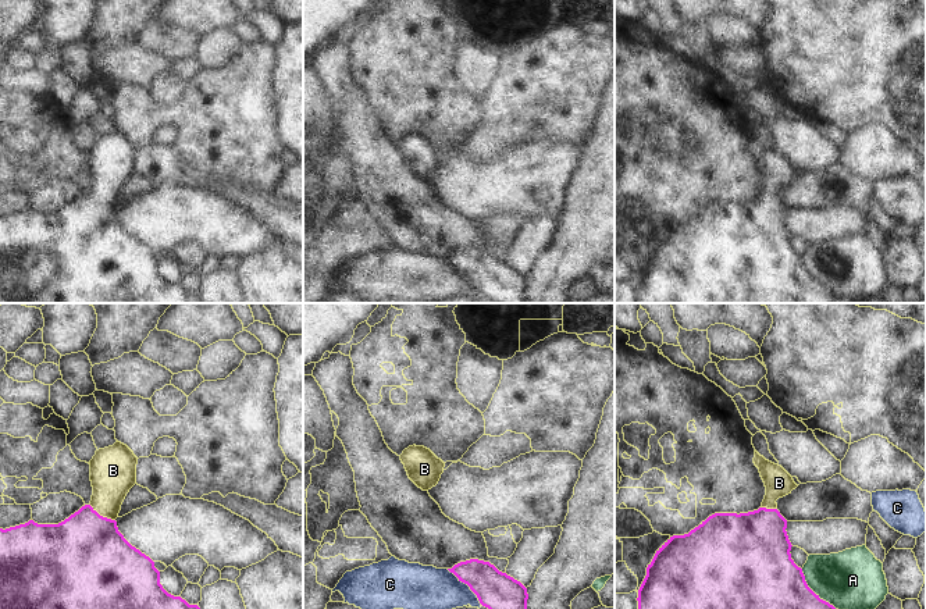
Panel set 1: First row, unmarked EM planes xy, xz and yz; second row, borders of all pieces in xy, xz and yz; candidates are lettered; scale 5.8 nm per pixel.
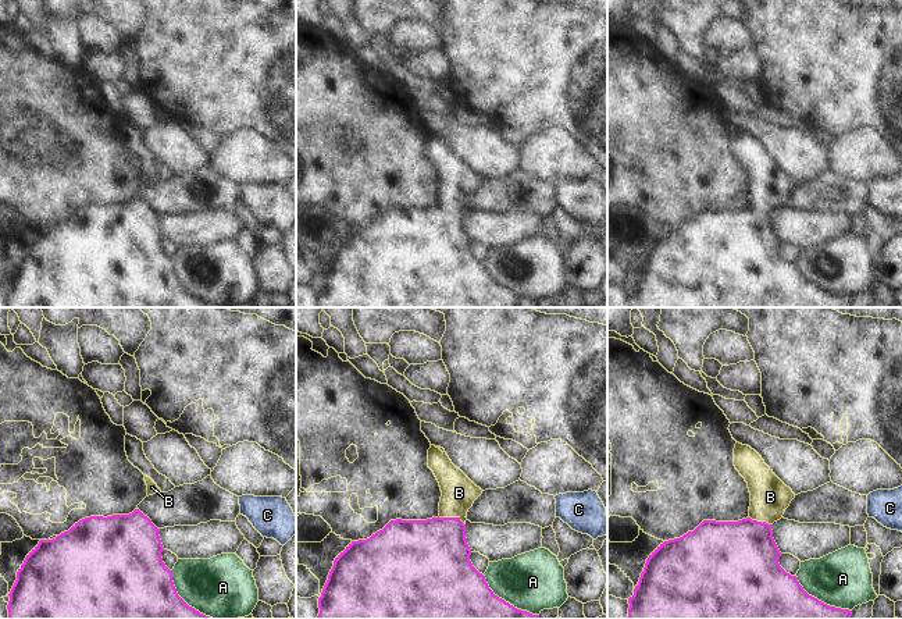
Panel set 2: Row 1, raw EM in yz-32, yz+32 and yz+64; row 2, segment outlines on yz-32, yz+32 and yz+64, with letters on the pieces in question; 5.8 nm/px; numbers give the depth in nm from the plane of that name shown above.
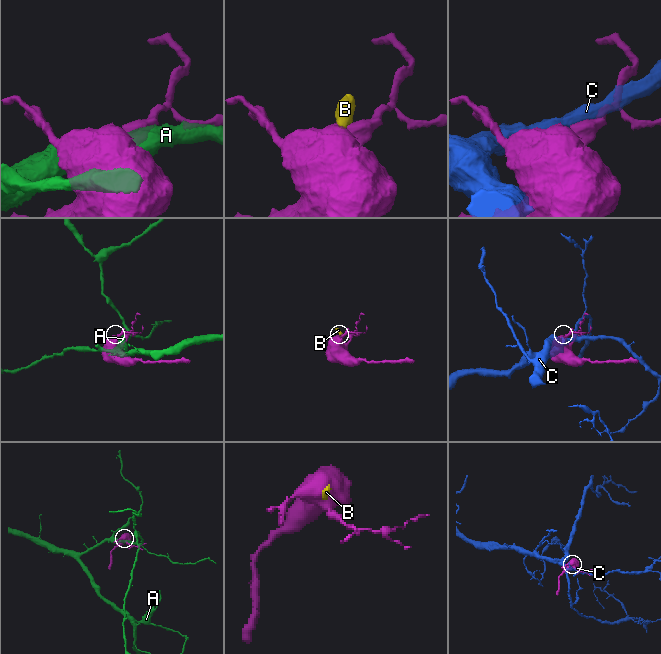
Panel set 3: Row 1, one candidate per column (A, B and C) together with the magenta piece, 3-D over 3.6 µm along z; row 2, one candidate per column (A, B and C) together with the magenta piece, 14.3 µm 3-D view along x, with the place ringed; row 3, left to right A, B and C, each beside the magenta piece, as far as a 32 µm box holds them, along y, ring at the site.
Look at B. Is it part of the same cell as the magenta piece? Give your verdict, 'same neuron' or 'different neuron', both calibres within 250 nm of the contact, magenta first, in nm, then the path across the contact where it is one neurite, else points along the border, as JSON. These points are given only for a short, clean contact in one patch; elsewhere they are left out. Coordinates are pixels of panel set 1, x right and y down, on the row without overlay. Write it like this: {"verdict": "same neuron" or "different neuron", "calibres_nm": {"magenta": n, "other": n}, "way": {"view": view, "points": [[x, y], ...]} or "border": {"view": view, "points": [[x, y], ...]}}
{"verdict": "same neuron", "calibres_nm": {"magenta": 480, "other": 260}, "way": {"view": "xy", "points": [[86, 245], [91, 221], [102, 205], [113, 163]]}}

